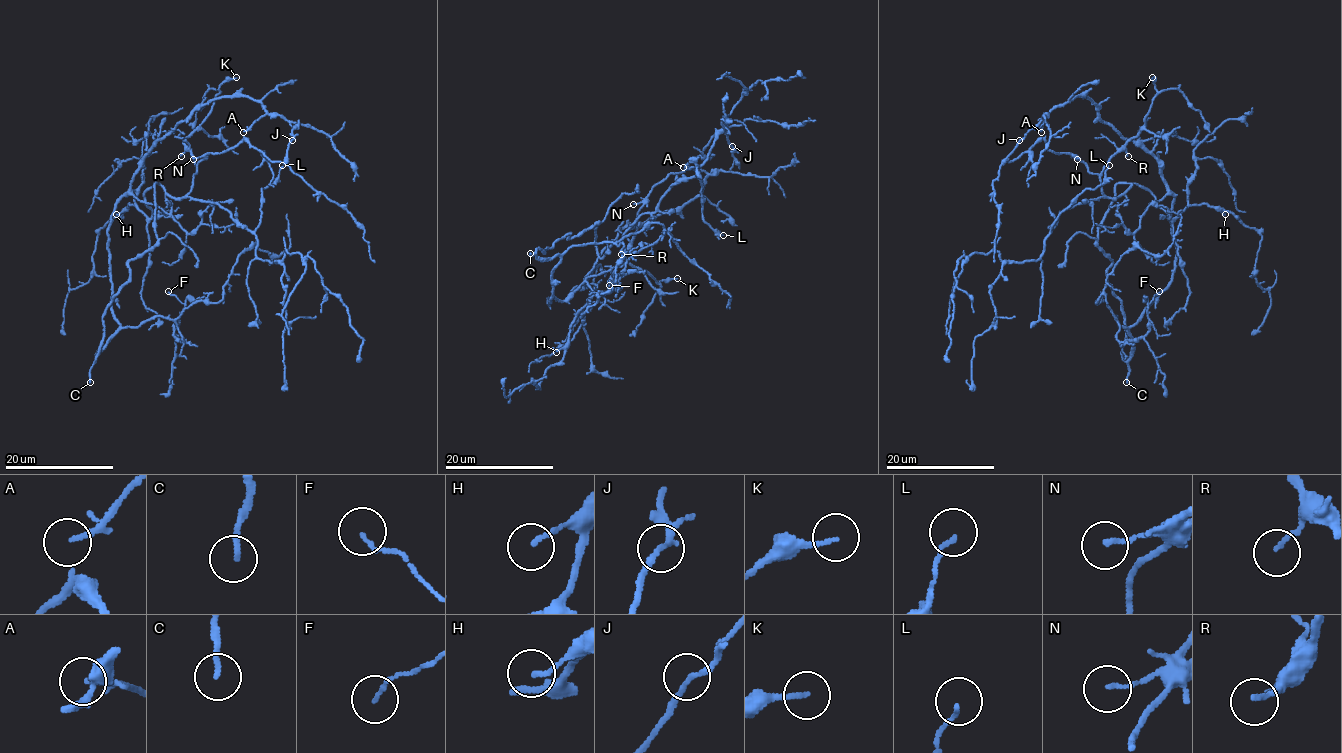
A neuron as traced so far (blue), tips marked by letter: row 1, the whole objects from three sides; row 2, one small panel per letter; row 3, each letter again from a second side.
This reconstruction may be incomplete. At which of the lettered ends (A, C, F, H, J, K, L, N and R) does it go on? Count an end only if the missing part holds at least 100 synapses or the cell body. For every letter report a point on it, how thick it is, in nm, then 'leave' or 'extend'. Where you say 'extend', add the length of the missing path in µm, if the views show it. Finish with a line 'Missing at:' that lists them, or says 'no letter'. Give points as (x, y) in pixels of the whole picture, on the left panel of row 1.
A: place (243, 132); calibre 90 nm; leave
C: place (90, 382); calibre 180 nm; extend; missing 110 µm
F: place (168, 291); calibre 110 nm; leave
H: place (116, 214); calibre 150 nm; leave
J: place (292, 140); calibre 160 nm; leave
K: place (236, 77); calibre 150 nm; leave
L: place (282, 165); calibre 120 nm; leave
N: place (193, 159); calibre 130 nm; leave
R: place (181, 156); calibre 120 nm; leave
Missing at: C

